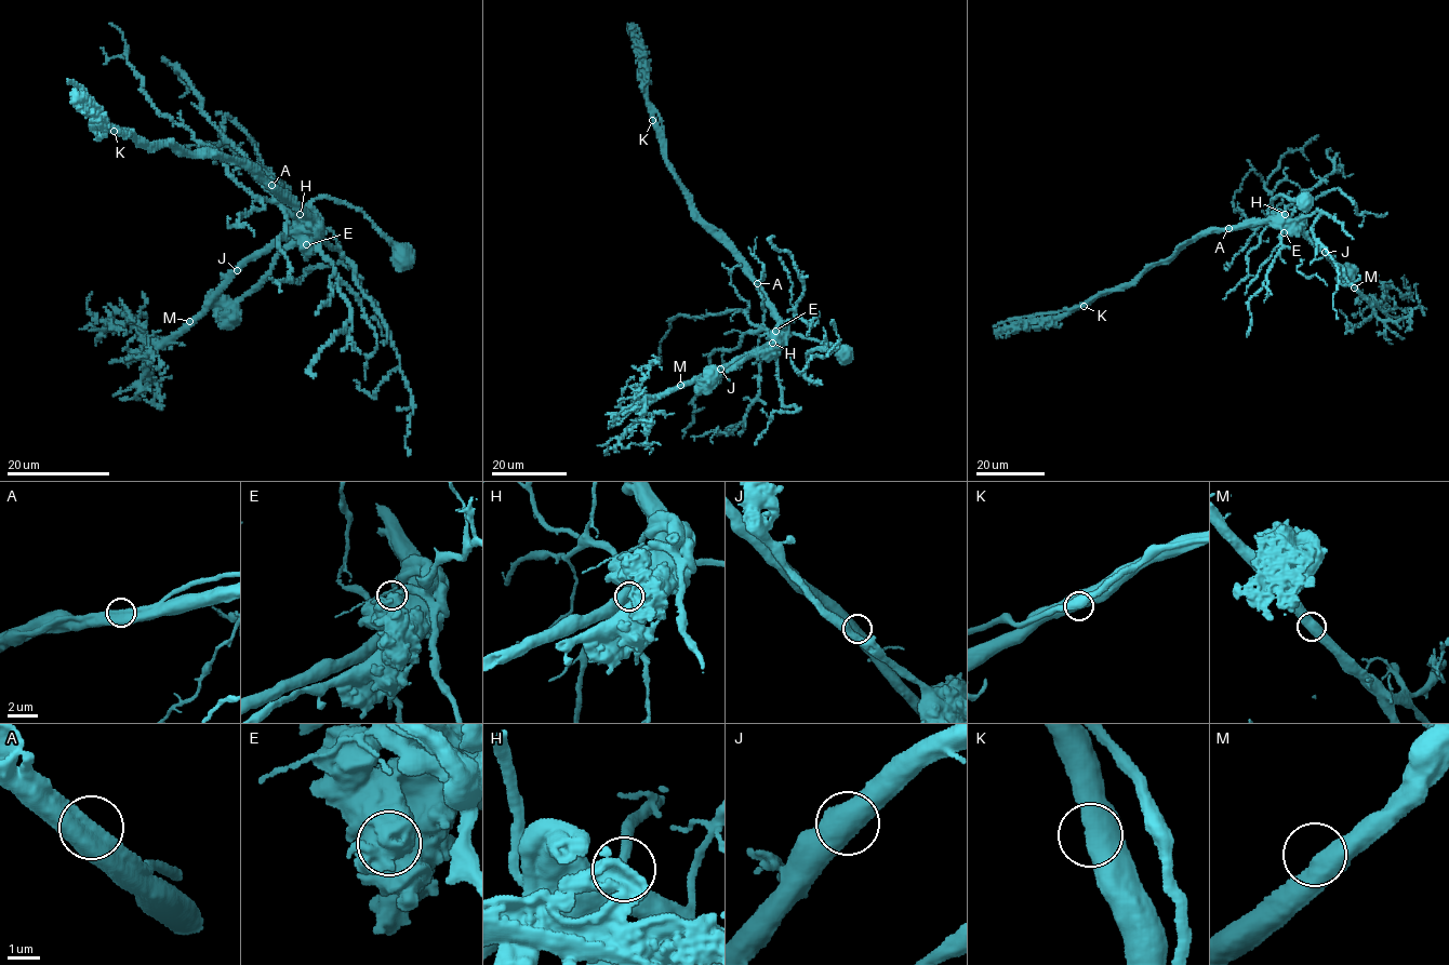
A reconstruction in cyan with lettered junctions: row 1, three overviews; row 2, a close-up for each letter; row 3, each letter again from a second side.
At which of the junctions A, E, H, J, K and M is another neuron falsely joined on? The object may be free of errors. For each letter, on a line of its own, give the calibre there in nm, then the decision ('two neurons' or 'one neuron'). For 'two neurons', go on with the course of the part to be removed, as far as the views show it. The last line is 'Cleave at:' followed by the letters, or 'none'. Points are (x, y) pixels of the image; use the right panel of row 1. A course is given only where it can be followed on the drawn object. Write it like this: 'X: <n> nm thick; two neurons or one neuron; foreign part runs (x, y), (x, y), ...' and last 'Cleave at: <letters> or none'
A: 600 nm thick; two neurons; foreign part runs (1228, 227), (1275, 217), (1291, 220), (1371, 303), (1382, 300), (1385, 287), (1396, 289), (1404, 298), (1404, 275)
E: 550 nm thick; one neuron
H: 440 nm thick; one neuron
J: 550 nm thick; one neuron
K: 550 nm thick; one neuron
M: 550 nm thick; one neuron
Cleave at: A

